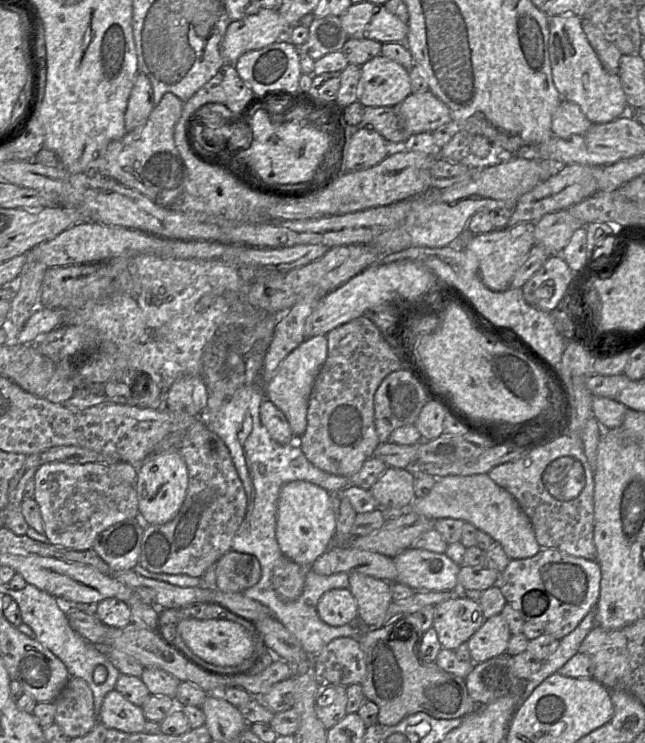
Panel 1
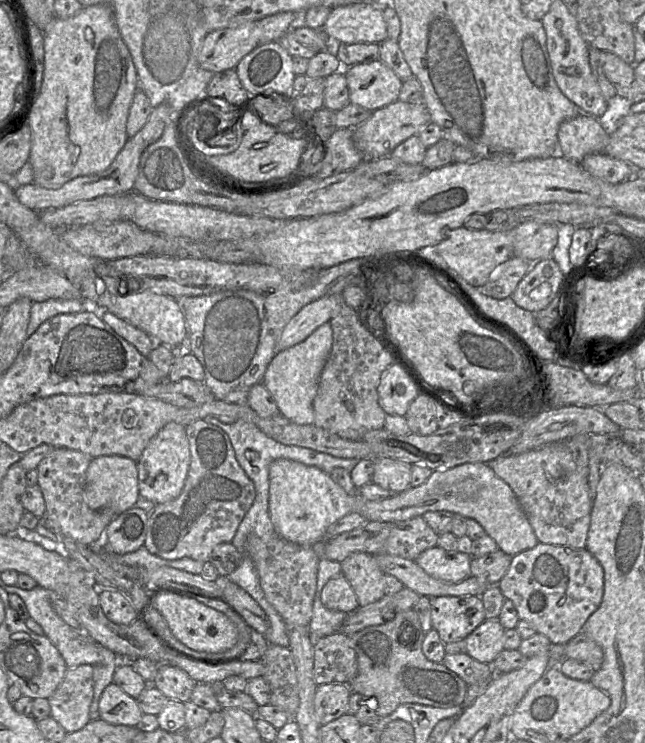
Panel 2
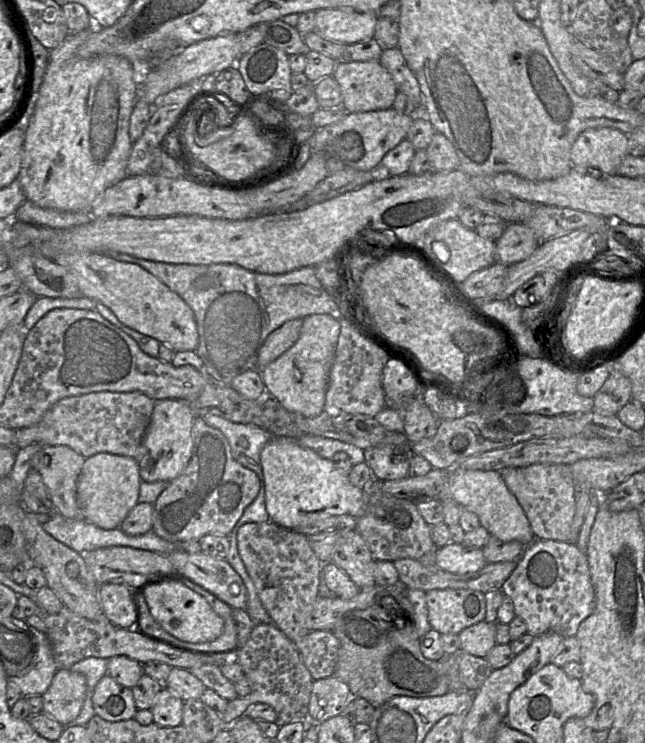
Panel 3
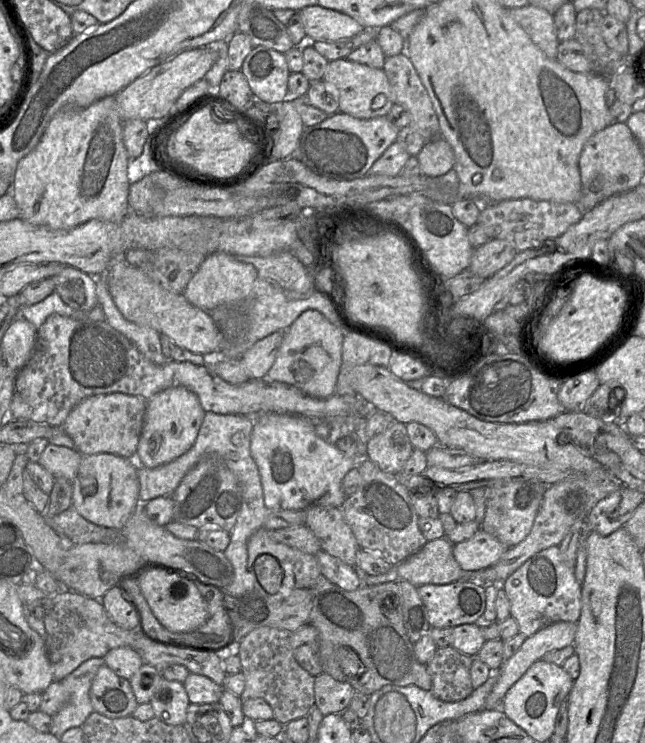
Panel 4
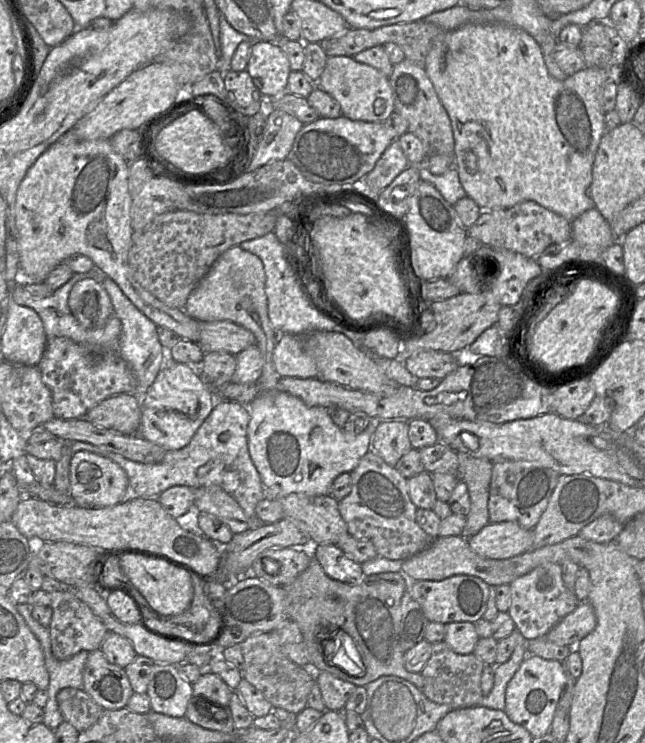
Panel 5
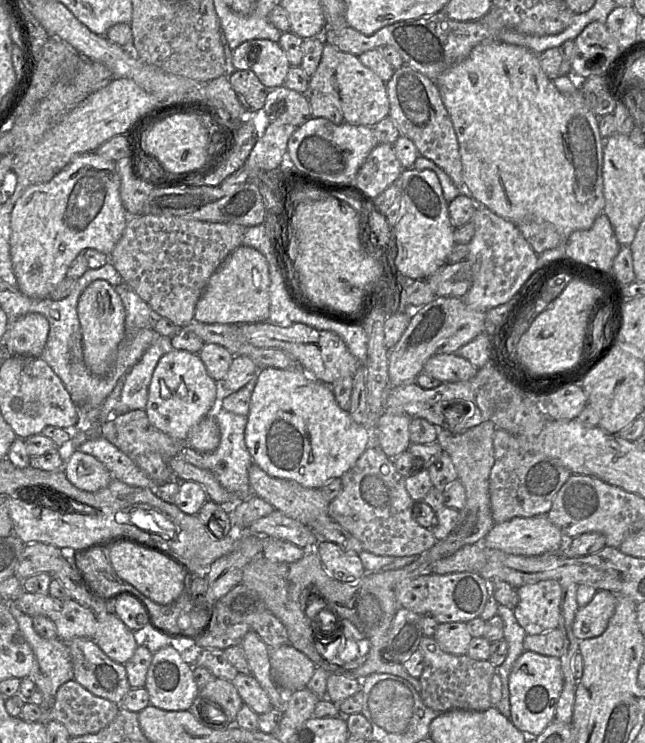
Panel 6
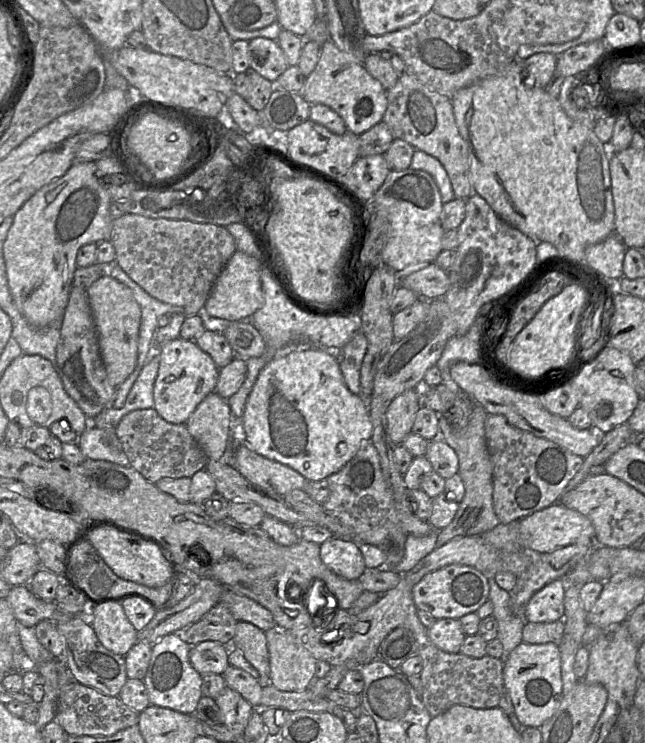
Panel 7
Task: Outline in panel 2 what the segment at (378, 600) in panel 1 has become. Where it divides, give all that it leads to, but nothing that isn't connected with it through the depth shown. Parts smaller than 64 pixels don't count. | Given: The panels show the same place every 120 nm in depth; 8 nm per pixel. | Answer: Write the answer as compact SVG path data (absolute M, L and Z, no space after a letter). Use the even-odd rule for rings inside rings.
M355 552L340 564L342 574L357 596L359 606L376 602L385 595L384 573L378 566L375 555Z

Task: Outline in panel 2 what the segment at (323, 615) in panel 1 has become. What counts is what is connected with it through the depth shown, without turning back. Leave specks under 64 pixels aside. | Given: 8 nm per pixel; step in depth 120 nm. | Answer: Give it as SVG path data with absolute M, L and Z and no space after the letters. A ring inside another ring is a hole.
M343 574L331 578L324 585L320 600L329 610L352 613L359 607L357 596Z

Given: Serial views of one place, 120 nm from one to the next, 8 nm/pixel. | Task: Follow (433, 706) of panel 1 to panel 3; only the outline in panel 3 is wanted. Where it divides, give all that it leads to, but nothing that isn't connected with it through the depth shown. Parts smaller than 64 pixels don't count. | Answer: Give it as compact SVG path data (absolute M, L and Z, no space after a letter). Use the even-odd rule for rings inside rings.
M385 596L371 607L348 611L332 631L339 640L334 675L349 686L352 697L363 698L374 708L394 696L424 698L450 692L442 661L423 656L415 622L409 614L405 617L407 612L396 601Z

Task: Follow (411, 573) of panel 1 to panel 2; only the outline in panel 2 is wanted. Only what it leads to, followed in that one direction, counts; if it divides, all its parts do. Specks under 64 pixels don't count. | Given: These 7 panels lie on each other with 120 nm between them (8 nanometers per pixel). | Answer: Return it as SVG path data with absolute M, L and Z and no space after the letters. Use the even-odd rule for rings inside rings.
M432 547L414 560L428 575L449 583L458 583L471 576L472 556L460 551Z

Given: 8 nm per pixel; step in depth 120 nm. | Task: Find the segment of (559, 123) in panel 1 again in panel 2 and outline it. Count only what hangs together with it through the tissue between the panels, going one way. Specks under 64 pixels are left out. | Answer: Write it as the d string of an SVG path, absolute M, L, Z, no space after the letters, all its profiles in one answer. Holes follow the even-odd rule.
M582 113L560 124L557 139L558 153L578 163L589 154L604 151L609 130L601 120Z

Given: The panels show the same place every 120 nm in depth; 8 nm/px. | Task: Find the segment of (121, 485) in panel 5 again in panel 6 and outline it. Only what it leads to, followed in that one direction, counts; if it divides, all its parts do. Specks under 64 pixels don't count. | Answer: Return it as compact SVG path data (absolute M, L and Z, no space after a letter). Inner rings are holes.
M75 450L64 465L68 480L77 488L95 492L109 485L113 476L97 458Z

